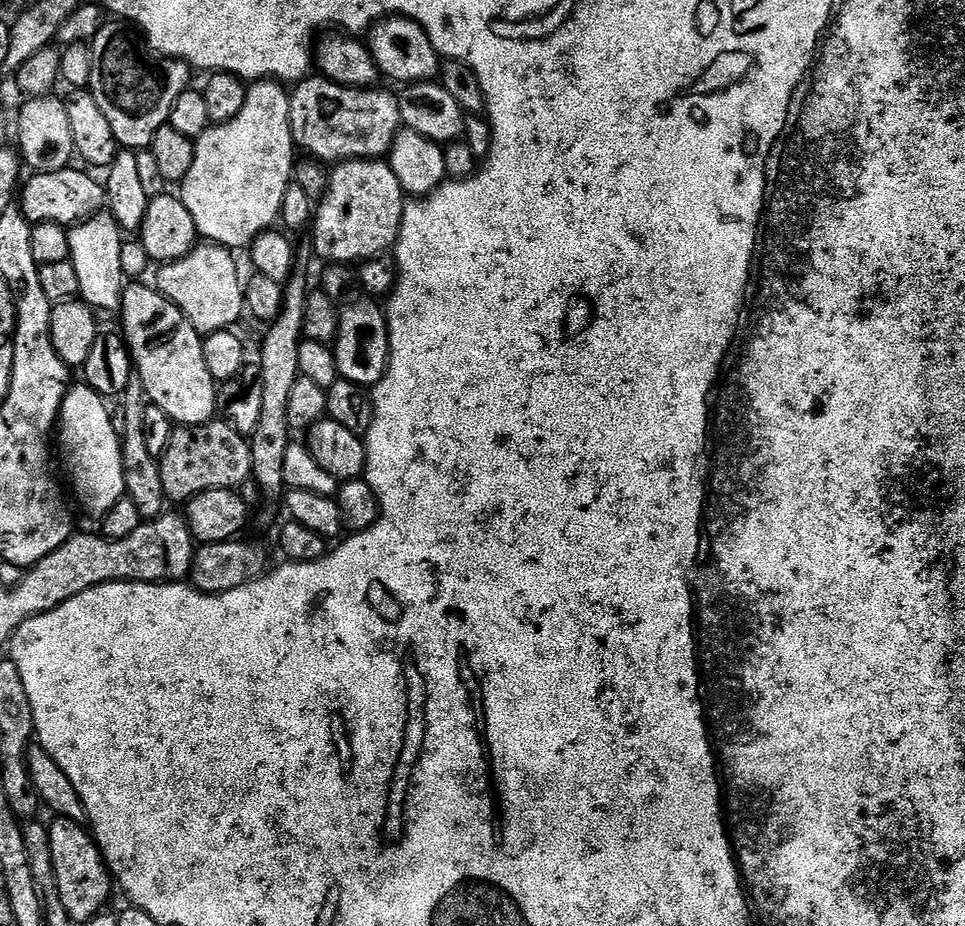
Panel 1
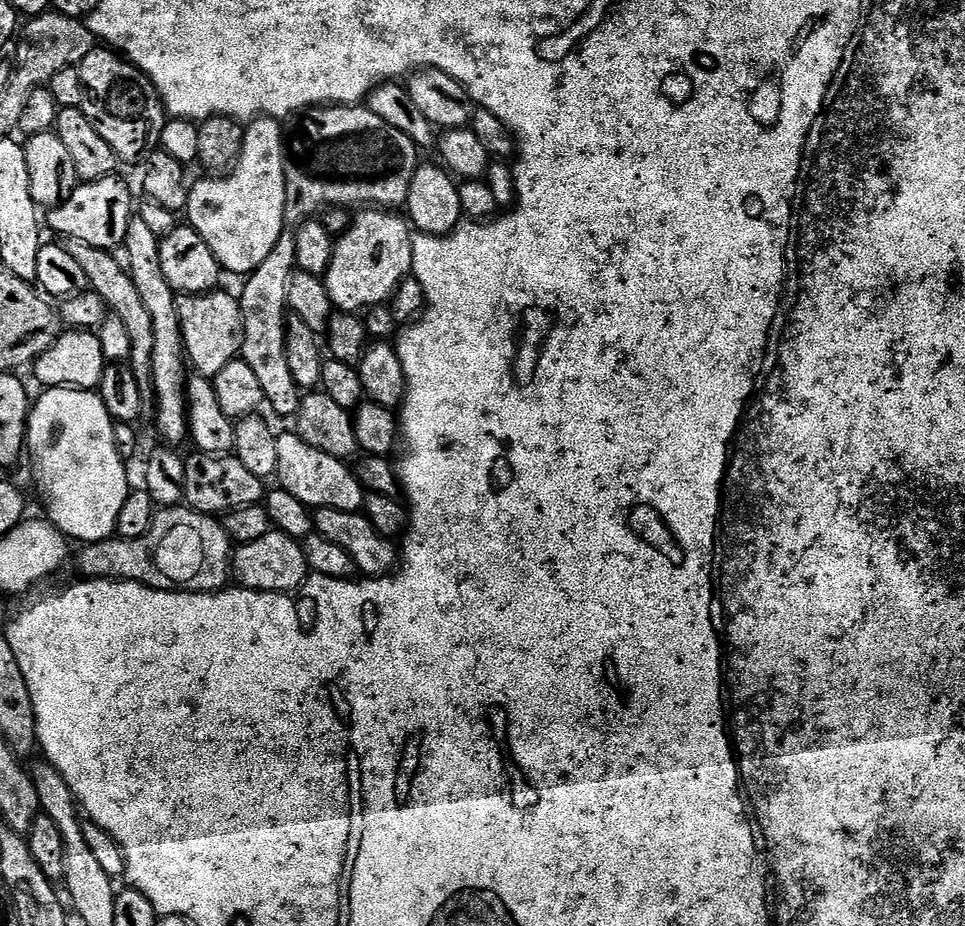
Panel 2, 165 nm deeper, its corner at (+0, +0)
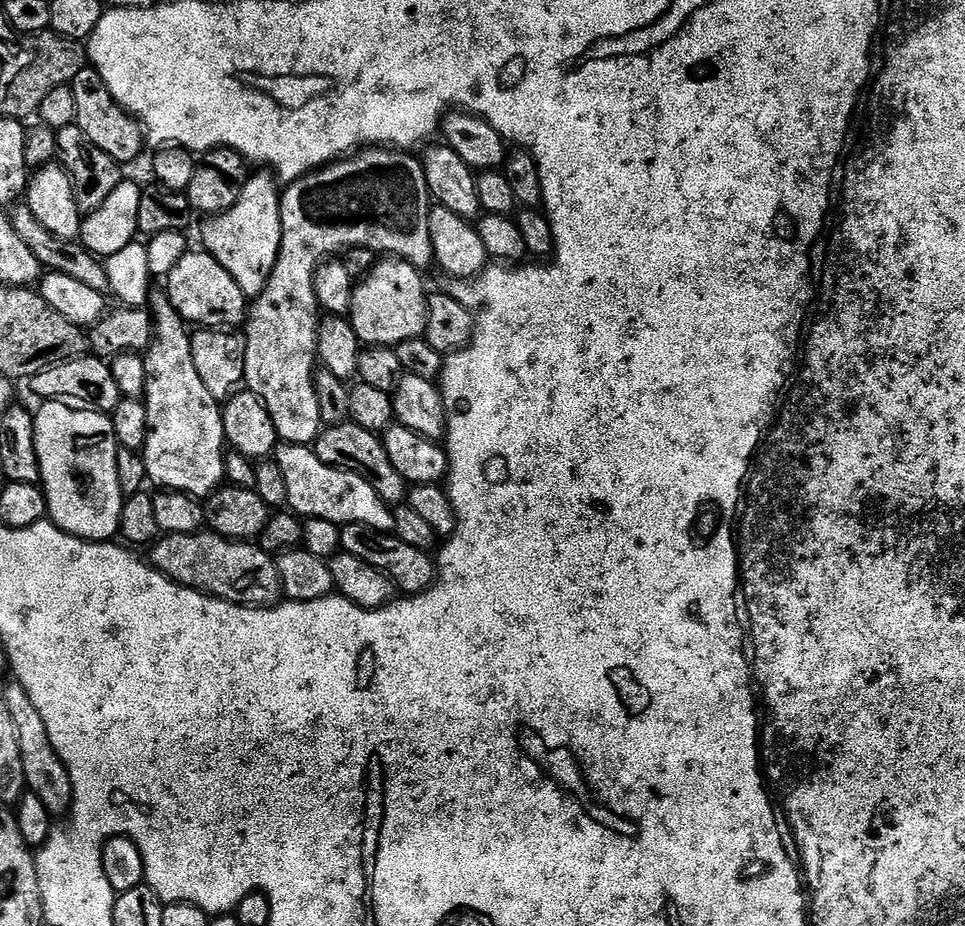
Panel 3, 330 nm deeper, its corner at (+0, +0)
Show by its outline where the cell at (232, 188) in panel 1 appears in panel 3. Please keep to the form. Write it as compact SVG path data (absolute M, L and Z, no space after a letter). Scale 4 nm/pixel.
M264 170L257 172L260 172L257 176L256 173L249 175L238 202L230 206L230 210L219 212L217 216L203 221L203 251L209 252L224 267L248 298L255 298L262 294L274 270L274 262L278 258L282 238L280 221L282 192L279 187L276 189L277 177Z

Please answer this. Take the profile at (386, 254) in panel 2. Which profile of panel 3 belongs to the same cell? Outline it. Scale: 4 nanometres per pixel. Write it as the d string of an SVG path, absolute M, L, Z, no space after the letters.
M380 258L372 268L372 273L364 281L357 283L352 290L352 311L350 319L354 334L358 334L361 345L377 348L392 348L407 340L418 340L423 337L424 327L428 321L429 293L424 292L424 280L421 269L415 268L408 260L399 258Z

